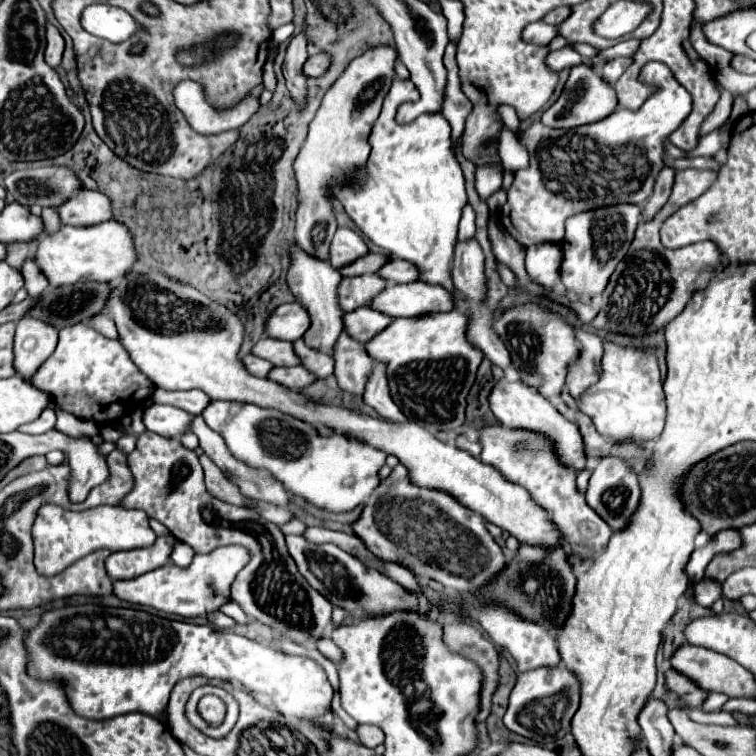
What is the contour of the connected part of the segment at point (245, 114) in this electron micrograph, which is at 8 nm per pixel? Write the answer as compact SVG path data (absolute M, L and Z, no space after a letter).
M180 81L174 87L174 103L184 113L188 125L202 135L218 135L242 127L260 105L258 99L246 97L230 111L214 111L206 103L202 87L194 81Z

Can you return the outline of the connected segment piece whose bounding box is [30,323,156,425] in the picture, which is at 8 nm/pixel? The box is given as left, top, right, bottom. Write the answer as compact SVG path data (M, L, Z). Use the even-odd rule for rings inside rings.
M76 323L76 325L60 329L60 341L58 341L56 351L38 367L38 371L32 375L30 383L42 391L48 391L62 411L76 415L78 419L84 419L84 421L96 421L100 425L118 421L118 419L114 419L114 415L110 415L110 409L108 409L110 405L118 405L126 411L124 399L146 401L148 397L152 397L152 393L156 389L148 381L148 377L142 375L142 371L138 371L138 367L128 359L128 355L122 351L122 345L116 339L106 339L104 335L100 335L86 323Z

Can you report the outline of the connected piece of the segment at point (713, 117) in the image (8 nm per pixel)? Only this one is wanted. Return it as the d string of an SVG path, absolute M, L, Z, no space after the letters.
M720 87L720 101L716 103L714 111L702 121L702 125L700 125L700 137L704 137L704 135L708 135L710 131L718 129L718 127L730 117L732 103L734 103L734 95L730 95L726 89Z

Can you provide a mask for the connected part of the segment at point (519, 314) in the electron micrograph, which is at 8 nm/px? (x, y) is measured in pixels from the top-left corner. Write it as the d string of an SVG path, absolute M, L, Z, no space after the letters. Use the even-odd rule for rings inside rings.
M528 303L508 309L504 315L496 313L494 329L508 347L512 363L520 373L520 381L534 387L542 397L558 397L564 391L568 367L580 357L582 347L576 339L576 333L566 325L558 315L544 311L542 307Z

